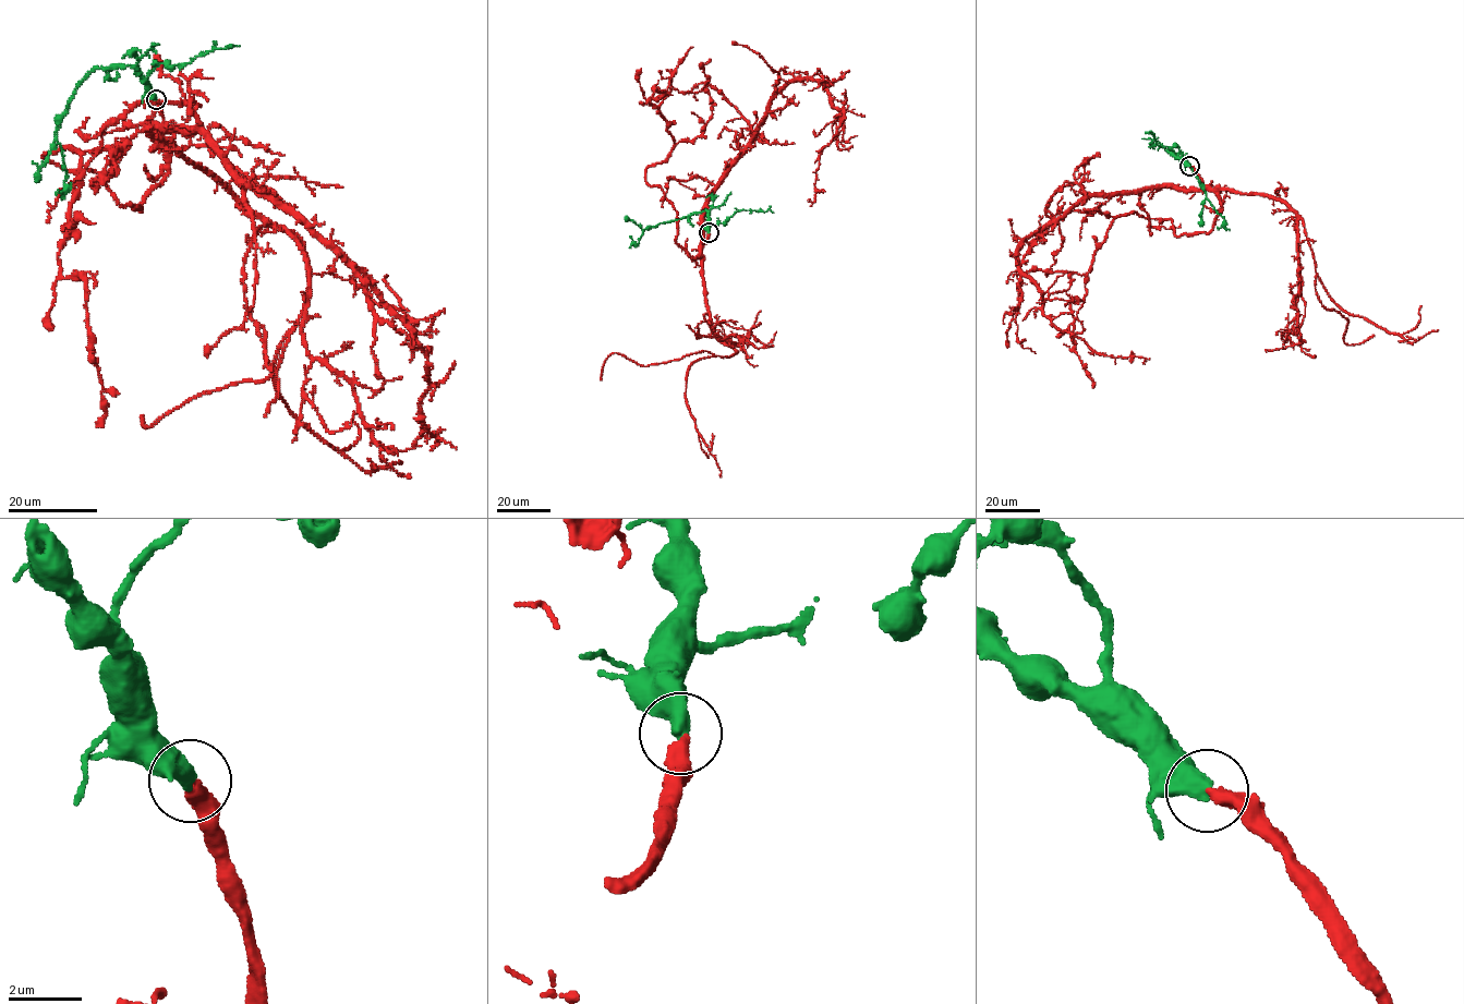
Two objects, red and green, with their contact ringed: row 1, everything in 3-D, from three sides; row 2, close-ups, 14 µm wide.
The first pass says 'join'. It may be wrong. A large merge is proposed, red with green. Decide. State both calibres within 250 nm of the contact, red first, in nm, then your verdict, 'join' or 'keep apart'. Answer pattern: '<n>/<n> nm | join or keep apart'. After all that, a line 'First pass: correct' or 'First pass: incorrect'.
360/550 nm | join
First pass: correct

